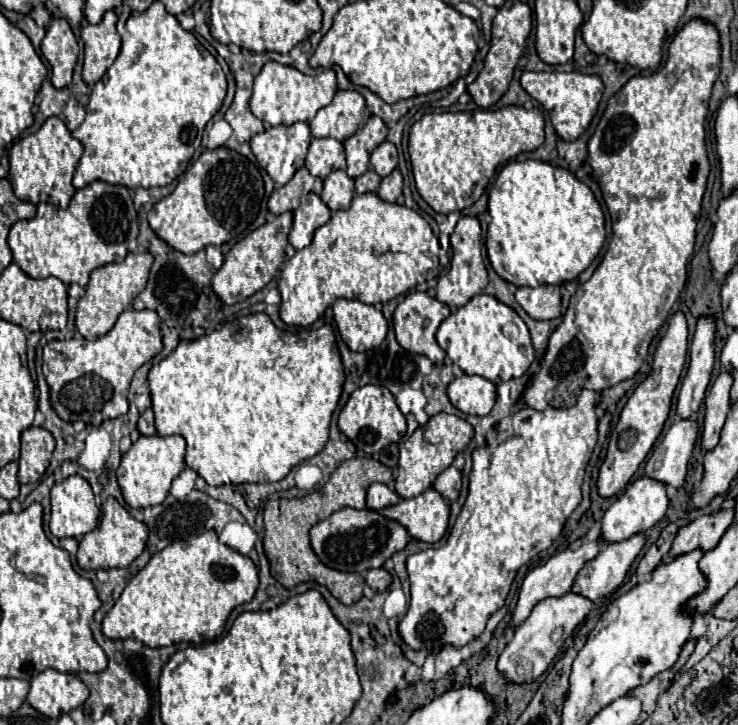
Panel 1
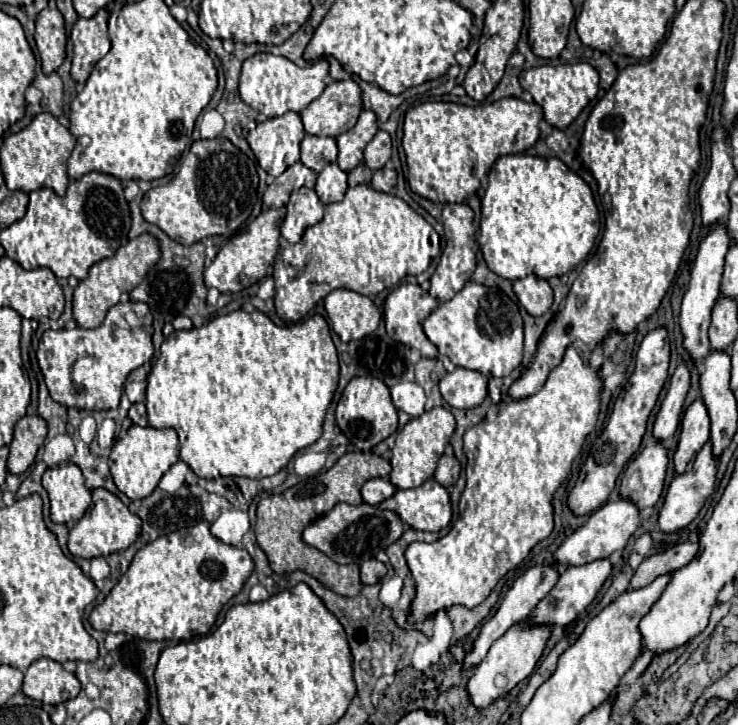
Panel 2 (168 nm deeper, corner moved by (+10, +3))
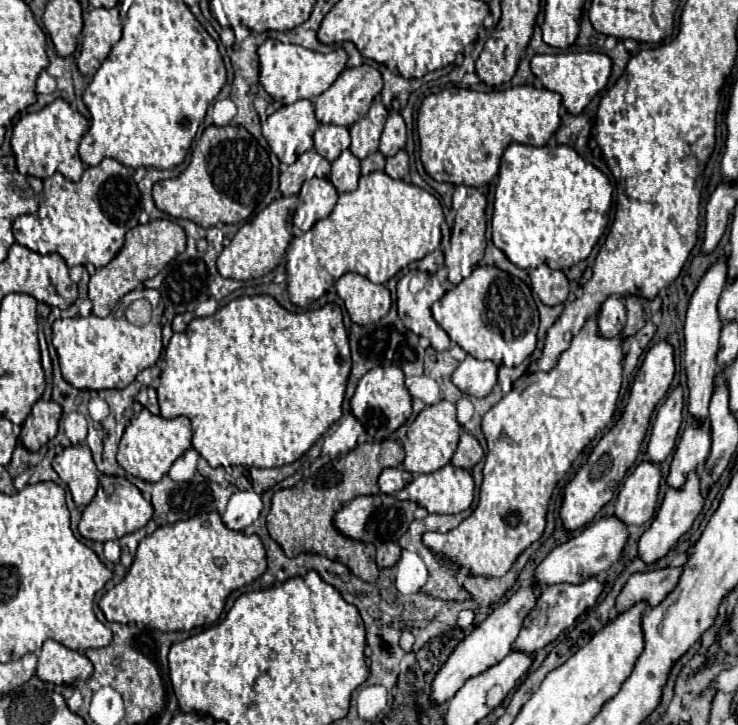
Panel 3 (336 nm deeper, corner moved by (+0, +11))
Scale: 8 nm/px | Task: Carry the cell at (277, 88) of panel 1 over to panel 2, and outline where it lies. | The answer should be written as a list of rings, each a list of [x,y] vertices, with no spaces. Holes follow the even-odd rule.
[[[256,53],[248,57],[240,71],[240,97],[254,111],[266,117],[280,117],[288,111],[300,113],[306,105],[320,97],[328,83],[328,61],[320,59],[308,67],[298,67],[286,57],[272,53]]]

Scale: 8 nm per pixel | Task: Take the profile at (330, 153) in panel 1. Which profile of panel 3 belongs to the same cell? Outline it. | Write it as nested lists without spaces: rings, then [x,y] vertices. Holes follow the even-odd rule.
[[[320,125],[314,133],[314,151],[320,153],[330,163],[350,147],[350,135],[346,127]]]

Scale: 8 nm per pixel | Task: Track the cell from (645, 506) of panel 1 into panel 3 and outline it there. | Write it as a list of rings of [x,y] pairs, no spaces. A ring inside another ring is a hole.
[[[608,515],[598,519],[592,525],[586,525],[580,535],[570,537],[566,543],[558,545],[548,553],[548,557],[536,569],[536,585],[546,587],[552,583],[582,583],[590,575],[600,575],[612,563],[618,561],[624,545],[628,541],[628,525],[620,521],[616,515]]]

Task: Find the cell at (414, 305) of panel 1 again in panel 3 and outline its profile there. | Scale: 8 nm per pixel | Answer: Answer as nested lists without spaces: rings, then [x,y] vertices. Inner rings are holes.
[[[413,270],[404,275],[400,281],[398,281],[398,299],[396,299],[396,305],[398,305],[398,316],[402,320],[402,323],[406,325],[406,329],[414,331],[416,335],[420,337],[426,337],[430,339],[432,347],[438,349],[438,351],[446,351],[450,347],[450,337],[446,335],[446,331],[434,321],[432,317],[432,303],[436,303],[442,295],[446,293],[446,287],[436,279],[436,275],[430,275],[430,273],[420,270]]]

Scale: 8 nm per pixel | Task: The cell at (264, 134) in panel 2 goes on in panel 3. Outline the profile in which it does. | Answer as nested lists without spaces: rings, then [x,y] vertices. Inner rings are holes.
[[[300,99],[274,111],[262,125],[262,135],[274,155],[282,163],[290,165],[298,155],[312,149],[312,135],[318,125],[312,103],[308,99]]]

